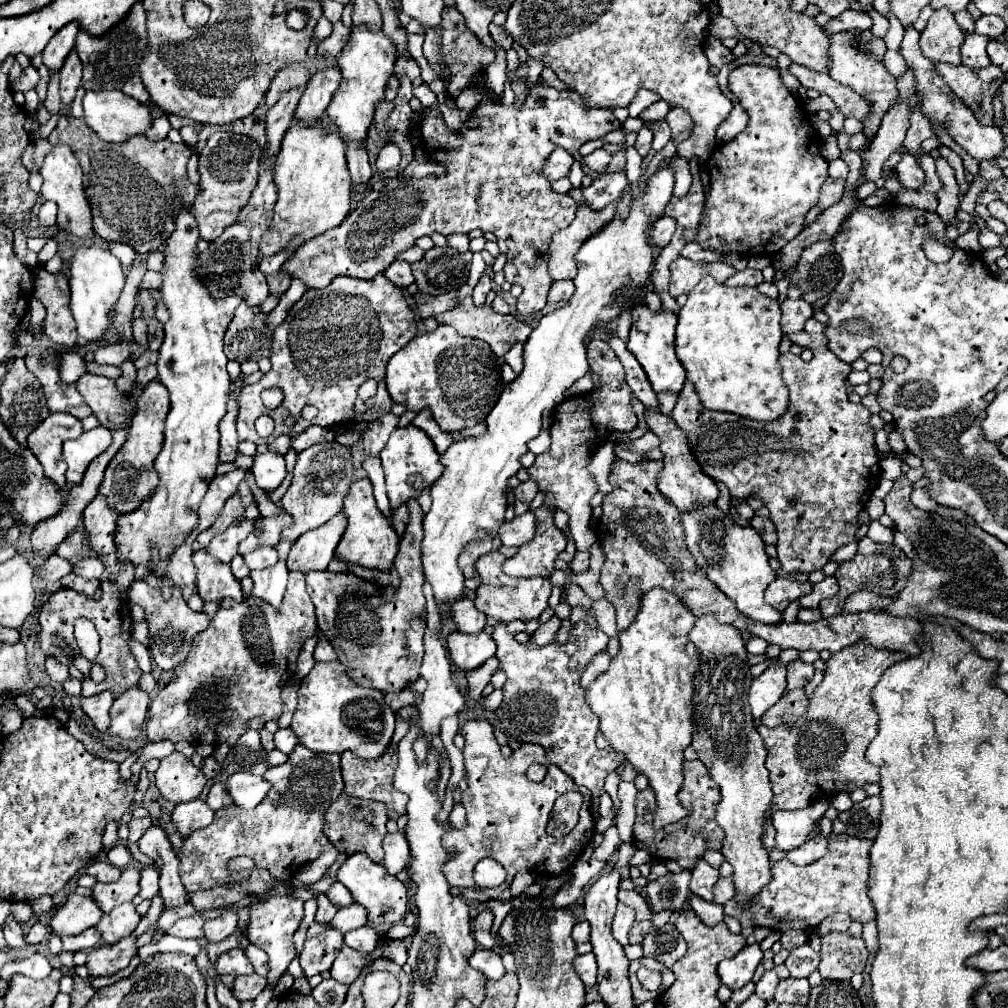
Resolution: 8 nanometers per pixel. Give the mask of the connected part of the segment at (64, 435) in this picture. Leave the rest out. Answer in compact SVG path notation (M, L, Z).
M50 414L42 424L38 424L28 436L28 446L34 456L44 466L46 476L58 484L66 486L66 464L62 460L62 444L68 438L78 438L82 434L82 422L70 414Z

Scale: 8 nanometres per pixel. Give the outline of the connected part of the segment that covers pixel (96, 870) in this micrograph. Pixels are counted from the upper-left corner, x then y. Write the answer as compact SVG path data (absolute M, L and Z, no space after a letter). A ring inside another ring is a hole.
M94 860L86 866L86 874L94 876L98 882L114 882L120 878L122 870L112 866L110 862L104 862L104 860Z

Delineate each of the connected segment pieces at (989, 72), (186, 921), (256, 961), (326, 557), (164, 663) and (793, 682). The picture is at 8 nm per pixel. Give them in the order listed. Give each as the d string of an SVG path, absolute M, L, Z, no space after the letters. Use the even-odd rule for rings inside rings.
M936 64L936 70L944 76L944 82L962 100L962 104L972 110L980 124L990 126L994 122L992 96L1004 82L1002 70L994 64L978 70L968 68L966 64Z
M196 910L192 916L186 916L186 918L180 918L172 924L172 928L168 930L168 934L172 936L178 936L178 938L206 938L204 936L204 924L206 924L206 910Z
M250 944L244 952L246 952L248 960L252 962L254 972L260 974L260 976L266 976L268 974L268 956L266 956L266 952L262 948L256 948L254 944Z
M338 514L326 524L322 524L320 528L314 528L302 534L294 542L286 558L288 570L304 572L304 574L312 570L326 570L330 560L334 558L334 550L342 538L344 528L346 528L346 518Z
M136 580L130 586L128 596L130 596L130 602L142 606L146 612L146 622L148 622L148 630L150 630L150 654L152 654L156 666L162 670L172 670L174 666L178 666L190 652L192 638L210 624L208 614L194 612L188 608L188 604L184 602L182 592L178 588L172 590L170 600L164 600L160 594L160 588L150 588L146 582Z
M794 660L788 664L788 686L786 690L796 690L796 688L804 688L806 682L810 682L814 676L814 666L812 664L804 664L802 660Z

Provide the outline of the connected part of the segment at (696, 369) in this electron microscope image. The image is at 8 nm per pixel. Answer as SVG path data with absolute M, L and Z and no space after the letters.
M704 276L688 294L688 302L678 314L676 326L676 354L686 368L688 378L694 382L702 404L710 410L734 412L752 420L776 420L786 412L788 390L780 376L780 308L774 298L760 294L752 286L726 286L718 284L712 276Z

